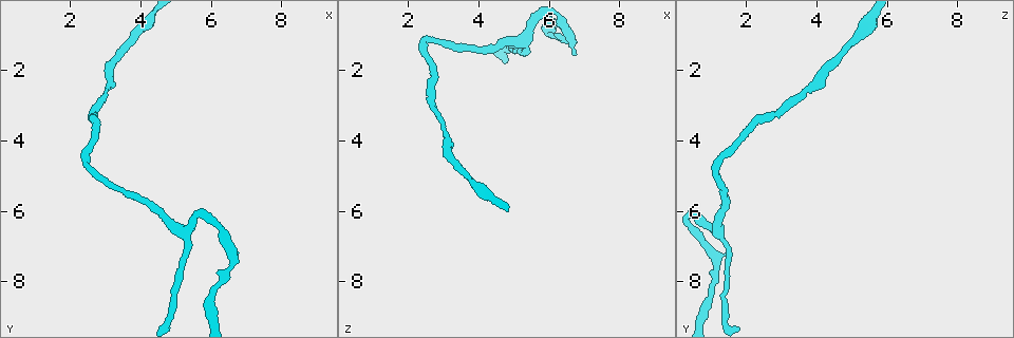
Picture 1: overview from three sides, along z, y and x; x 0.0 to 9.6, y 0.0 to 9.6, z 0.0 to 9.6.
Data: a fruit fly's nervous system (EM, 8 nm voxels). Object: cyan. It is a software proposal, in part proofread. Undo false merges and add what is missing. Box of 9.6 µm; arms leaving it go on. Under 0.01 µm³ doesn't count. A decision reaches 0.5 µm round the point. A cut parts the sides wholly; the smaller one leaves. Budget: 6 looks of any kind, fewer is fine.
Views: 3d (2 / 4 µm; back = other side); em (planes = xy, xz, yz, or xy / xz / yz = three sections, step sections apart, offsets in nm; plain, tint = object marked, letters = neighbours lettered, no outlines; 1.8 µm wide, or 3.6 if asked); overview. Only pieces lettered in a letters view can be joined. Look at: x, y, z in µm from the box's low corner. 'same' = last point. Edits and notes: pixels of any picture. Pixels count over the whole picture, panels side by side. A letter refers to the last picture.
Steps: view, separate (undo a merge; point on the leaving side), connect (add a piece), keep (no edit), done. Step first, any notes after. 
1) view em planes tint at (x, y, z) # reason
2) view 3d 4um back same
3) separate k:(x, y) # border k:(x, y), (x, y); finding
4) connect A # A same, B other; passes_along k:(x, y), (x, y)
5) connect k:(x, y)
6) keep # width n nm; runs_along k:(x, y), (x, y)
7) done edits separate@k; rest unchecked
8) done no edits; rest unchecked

view 3d 4um back at (5.15, 6.55, 1.20) # sharp bend

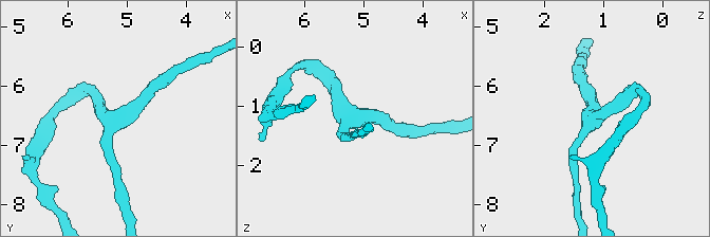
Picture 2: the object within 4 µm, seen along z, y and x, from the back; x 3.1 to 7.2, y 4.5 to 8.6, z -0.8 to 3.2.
view em yz step 16 tint at (5.15, 6.55, 1.20) # arms 3; arm_widths 170, 200, 220 nm

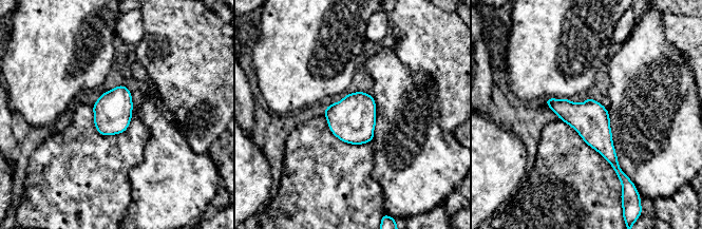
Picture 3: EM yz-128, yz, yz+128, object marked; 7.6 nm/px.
view em planes letters same

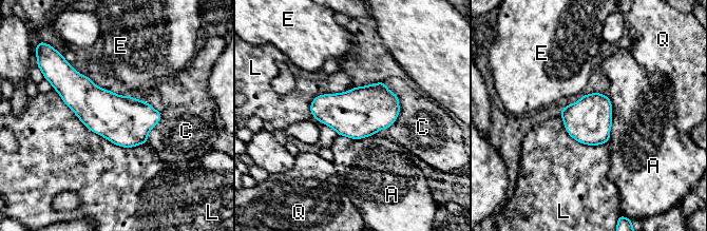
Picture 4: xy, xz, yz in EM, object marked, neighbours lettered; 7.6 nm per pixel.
keep # width 340 nm; A other, C other, E other, L other, Q other; border 4:(608, 95), (611, 101), (610, 140); continuous, no second cell

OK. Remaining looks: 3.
view em planes letters at (6.80, 7.15, 1.55) # branch stops here

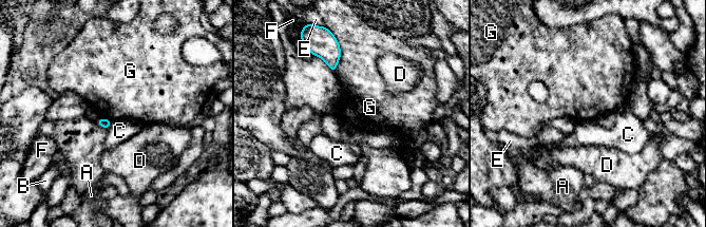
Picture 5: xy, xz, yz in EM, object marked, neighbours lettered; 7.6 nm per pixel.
keep # A other, B other, C other, D other, E other, F other, G other; border 5:(340, 44), (340, 59), (335, 72); no lettered piece goes on from it

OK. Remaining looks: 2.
done no edits; rest unchecked

